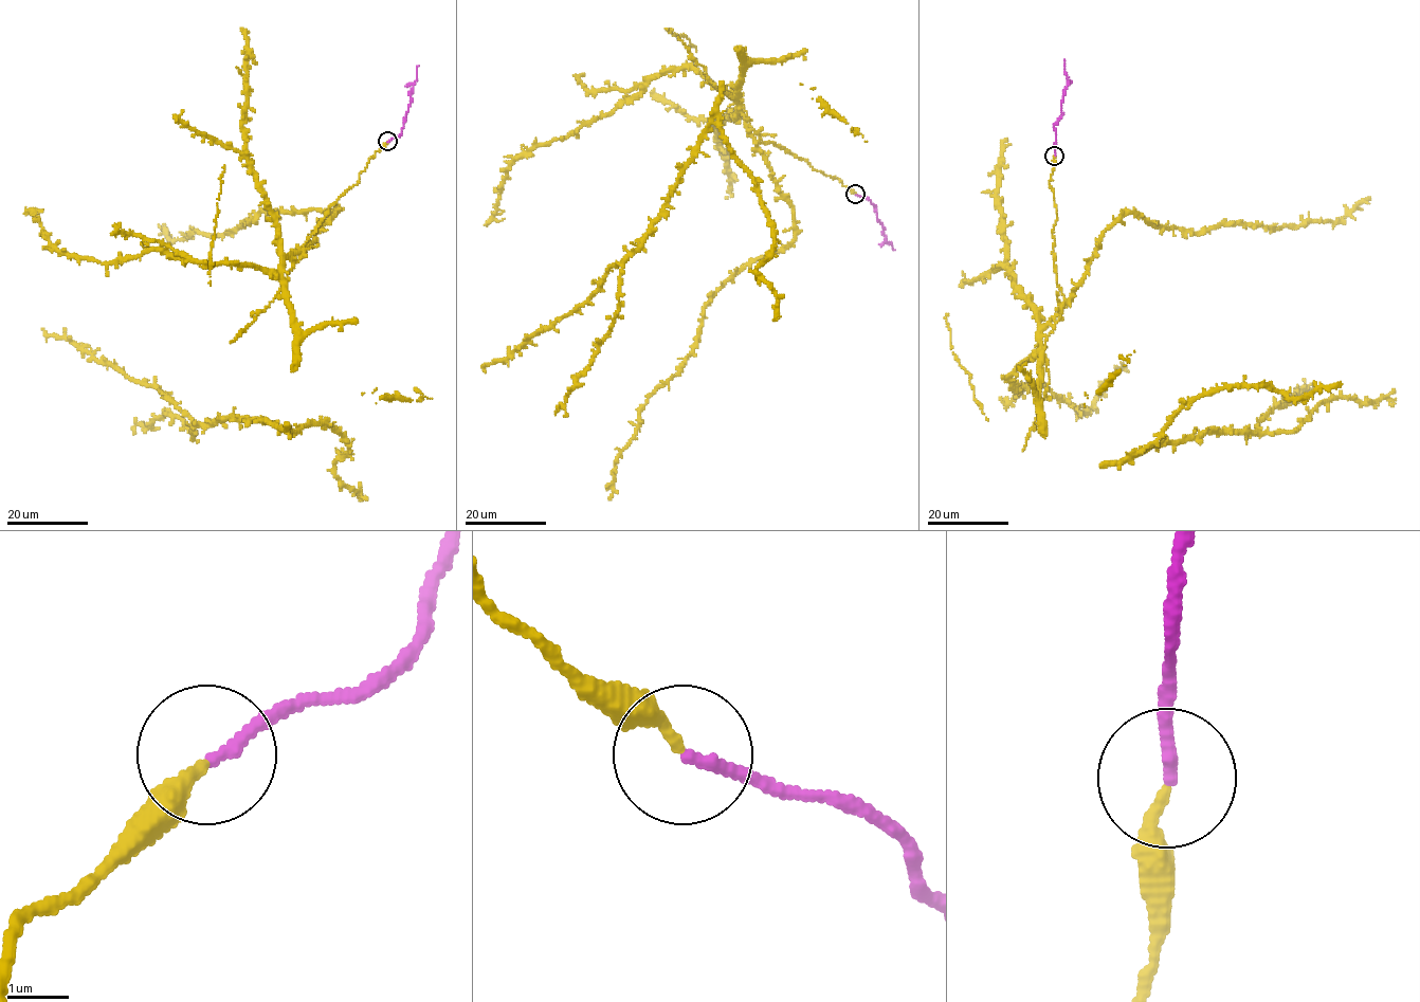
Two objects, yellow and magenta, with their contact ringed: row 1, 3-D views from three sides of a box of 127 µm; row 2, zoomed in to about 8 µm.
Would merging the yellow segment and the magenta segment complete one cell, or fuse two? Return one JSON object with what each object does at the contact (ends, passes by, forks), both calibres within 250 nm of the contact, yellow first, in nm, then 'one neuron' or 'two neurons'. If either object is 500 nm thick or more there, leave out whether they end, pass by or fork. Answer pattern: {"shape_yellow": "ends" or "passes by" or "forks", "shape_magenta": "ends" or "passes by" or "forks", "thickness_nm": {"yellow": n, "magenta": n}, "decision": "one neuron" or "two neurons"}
{"shape_yellow": "ends", "shape_magenta": "ends", "thickness_nm": {"yellow": 200, "magenta": 200}, "decision": "one neuron"}

